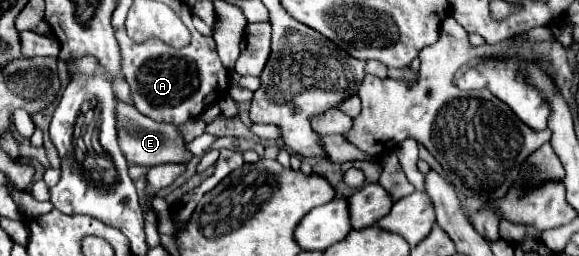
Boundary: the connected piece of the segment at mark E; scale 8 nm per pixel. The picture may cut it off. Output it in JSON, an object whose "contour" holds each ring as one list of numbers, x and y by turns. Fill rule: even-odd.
{"contour":[[117,98,117,134,119,134,119,148,129,164,137,166,159,166,159,164,187,164,193,154,187,150,187,142,175,124,161,124,153,122,151,118,143,116,133,104,127,104]]}

